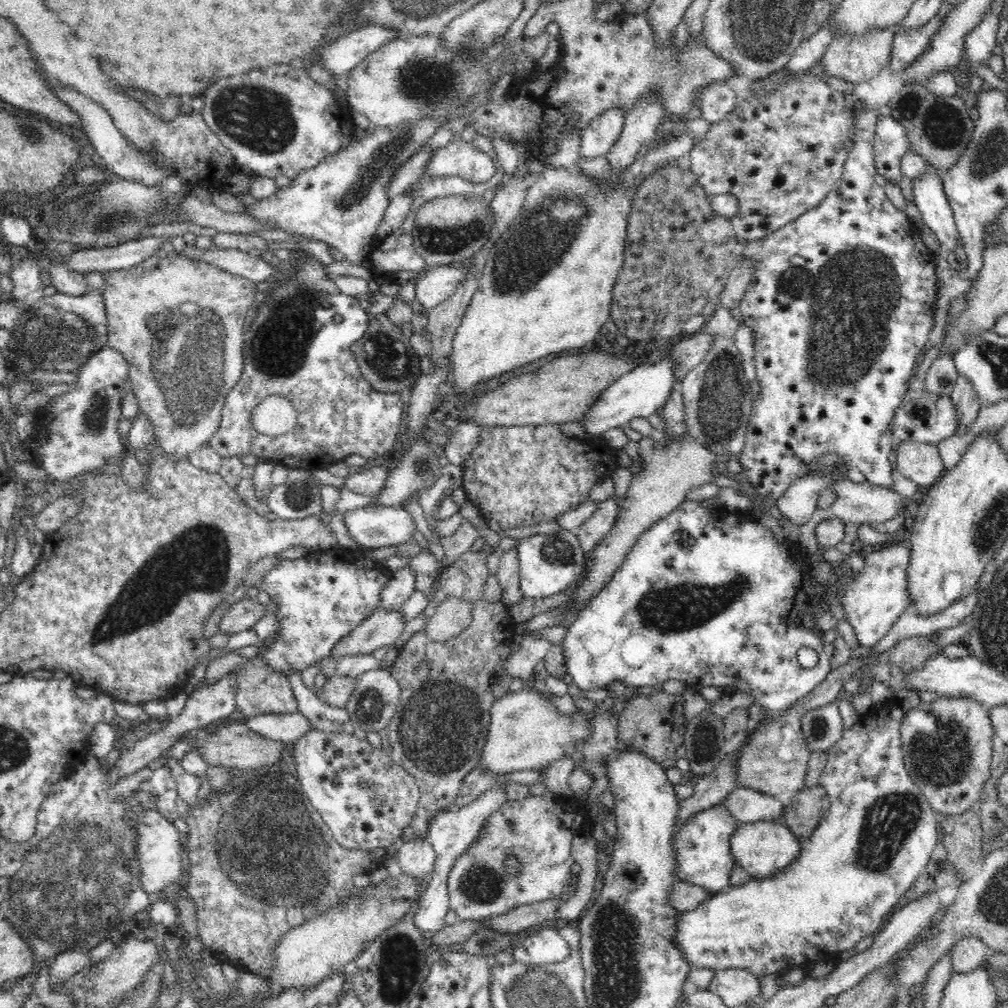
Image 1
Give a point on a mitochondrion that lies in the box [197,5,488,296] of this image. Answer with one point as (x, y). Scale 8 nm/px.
(263, 123)

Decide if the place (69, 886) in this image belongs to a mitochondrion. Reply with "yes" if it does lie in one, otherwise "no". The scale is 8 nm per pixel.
yes

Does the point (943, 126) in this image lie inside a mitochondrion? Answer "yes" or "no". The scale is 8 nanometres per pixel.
yes

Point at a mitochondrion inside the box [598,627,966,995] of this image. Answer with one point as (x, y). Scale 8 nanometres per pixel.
(888, 821)

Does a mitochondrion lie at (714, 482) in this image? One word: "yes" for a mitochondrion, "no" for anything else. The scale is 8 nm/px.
no

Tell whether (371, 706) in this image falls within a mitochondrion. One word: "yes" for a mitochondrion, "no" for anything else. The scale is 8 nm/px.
yes

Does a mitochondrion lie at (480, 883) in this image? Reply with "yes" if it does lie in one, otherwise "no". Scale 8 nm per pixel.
yes

